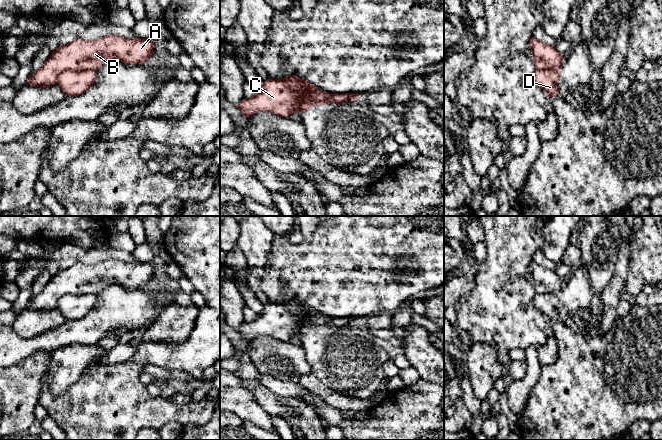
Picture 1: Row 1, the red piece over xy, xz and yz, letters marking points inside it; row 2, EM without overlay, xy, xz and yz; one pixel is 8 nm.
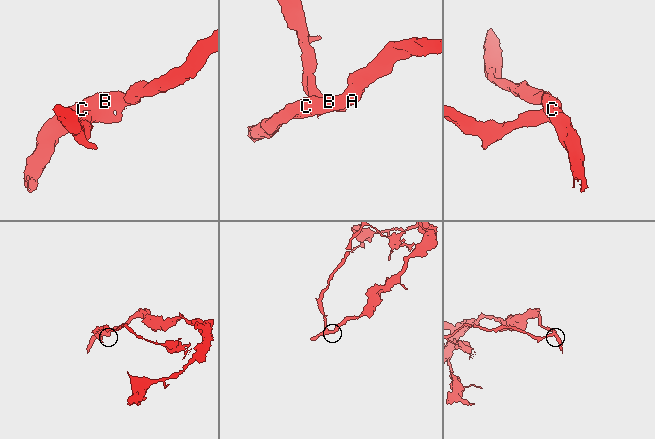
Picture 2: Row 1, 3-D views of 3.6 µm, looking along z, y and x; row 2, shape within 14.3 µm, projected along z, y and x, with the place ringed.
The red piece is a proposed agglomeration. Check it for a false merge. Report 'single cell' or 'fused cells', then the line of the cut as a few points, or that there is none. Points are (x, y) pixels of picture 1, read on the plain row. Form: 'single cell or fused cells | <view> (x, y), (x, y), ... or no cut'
fused cells | xz (283, 303), (288, 310), (306, 313), (306, 325), (299, 334)

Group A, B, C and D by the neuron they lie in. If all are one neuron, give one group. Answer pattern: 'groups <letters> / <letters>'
groups A B C / D

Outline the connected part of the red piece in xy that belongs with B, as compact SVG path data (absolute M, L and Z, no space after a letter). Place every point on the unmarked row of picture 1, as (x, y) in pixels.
M107 259L95 265L78 262L52 275L43 290L31 298L26 309L50 311L64 295L97 294L118 284L124 288L145 288L154 278L153 262L123 262Z

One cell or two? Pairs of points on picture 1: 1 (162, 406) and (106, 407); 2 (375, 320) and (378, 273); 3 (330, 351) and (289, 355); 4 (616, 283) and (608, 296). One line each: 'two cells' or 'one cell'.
1: one cell
2: two cells
3: two cells
4: one cell

